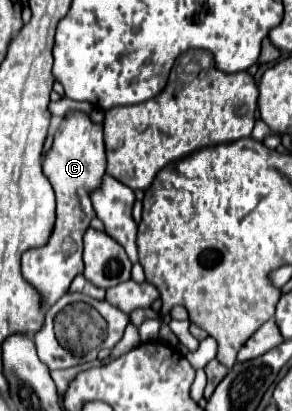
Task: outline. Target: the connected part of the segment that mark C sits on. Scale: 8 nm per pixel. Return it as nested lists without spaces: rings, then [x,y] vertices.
[[[70,111],[58,131],[54,133],[54,145],[44,157],[44,175],[56,193],[56,225],[48,243],[40,249],[26,251],[22,257],[22,275],[32,283],[44,297],[44,303],[54,305],[70,287],[72,279],[82,273],[82,235],[90,221],[96,217],[90,191],[100,187],[102,175],[106,173],[106,153],[102,143],[102,125],[90,121],[82,111]]]

